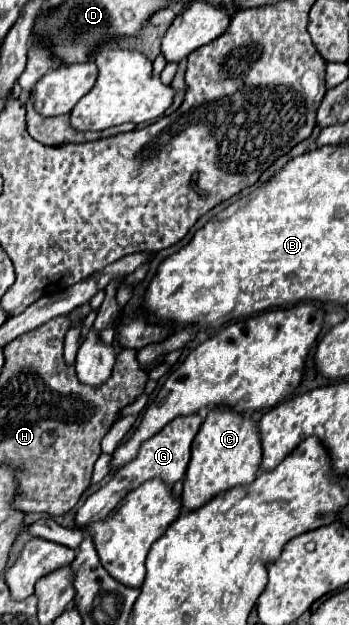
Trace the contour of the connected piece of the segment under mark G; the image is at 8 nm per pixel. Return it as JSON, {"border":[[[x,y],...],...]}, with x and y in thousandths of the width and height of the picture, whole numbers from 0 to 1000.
{"border":[[[550,662],[550,666],[510,666],[504,672],[493,672],[487,678],[476,678],[453,694],[441,694],[436,701],[424,701],[413,707],[413,714],[401,714],[401,723],[390,730],[390,736],[378,736],[372,742],[350,746],[327,762],[321,768],[292,778],[281,787],[269,787],[264,794],[246,797],[246,803],[223,813],[218,819],[218,845],[246,845],[258,842],[264,835],[287,835],[309,826],[309,819],[321,819],[355,797],[367,787],[378,787],[384,781],[395,781],[401,774],[436,768],[436,765],[458,765],[470,774],[481,774],[487,781],[527,765],[533,758],[533,746],[539,746],[539,736],[544,736],[544,710],[556,704],[556,698],[567,694],[573,688],[573,678],[579,678],[579,666],[573,662]]]}

